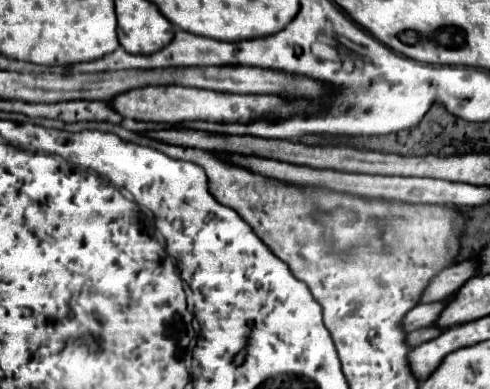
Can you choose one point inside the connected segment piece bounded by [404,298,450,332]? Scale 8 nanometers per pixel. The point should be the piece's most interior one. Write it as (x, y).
(423, 315)

